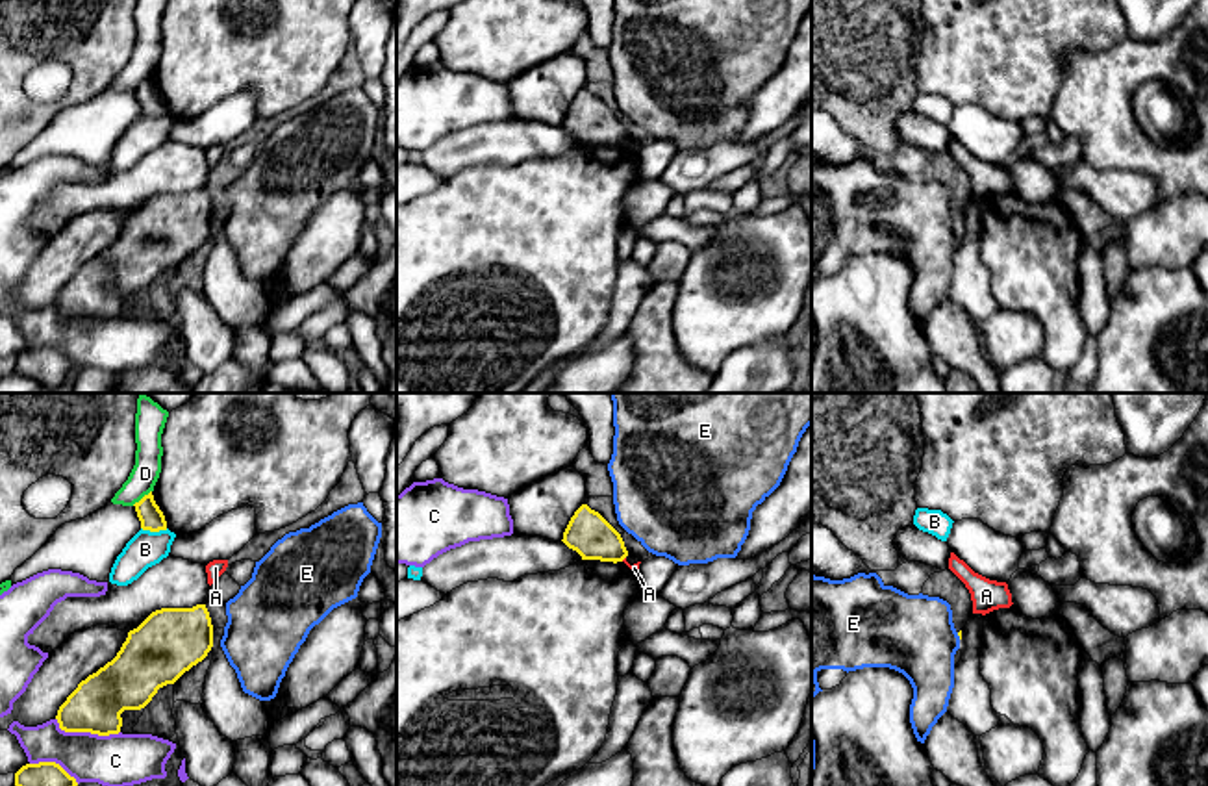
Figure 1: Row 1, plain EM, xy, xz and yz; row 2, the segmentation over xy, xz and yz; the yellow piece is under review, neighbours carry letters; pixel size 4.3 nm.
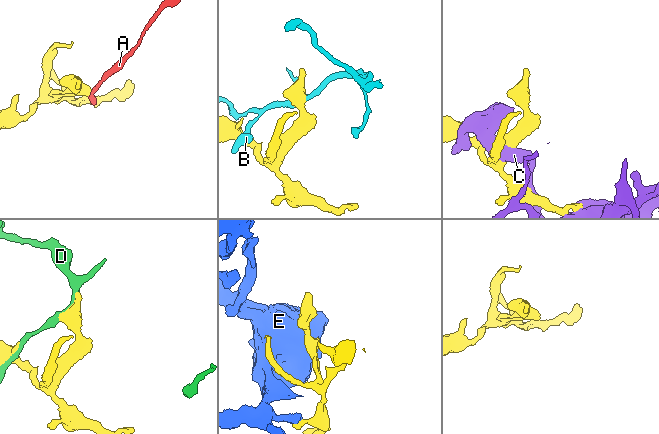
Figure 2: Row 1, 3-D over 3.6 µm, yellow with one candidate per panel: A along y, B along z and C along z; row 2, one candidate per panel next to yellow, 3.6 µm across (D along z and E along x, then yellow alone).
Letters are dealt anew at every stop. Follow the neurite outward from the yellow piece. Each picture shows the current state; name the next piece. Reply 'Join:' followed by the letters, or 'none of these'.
Join: none of these

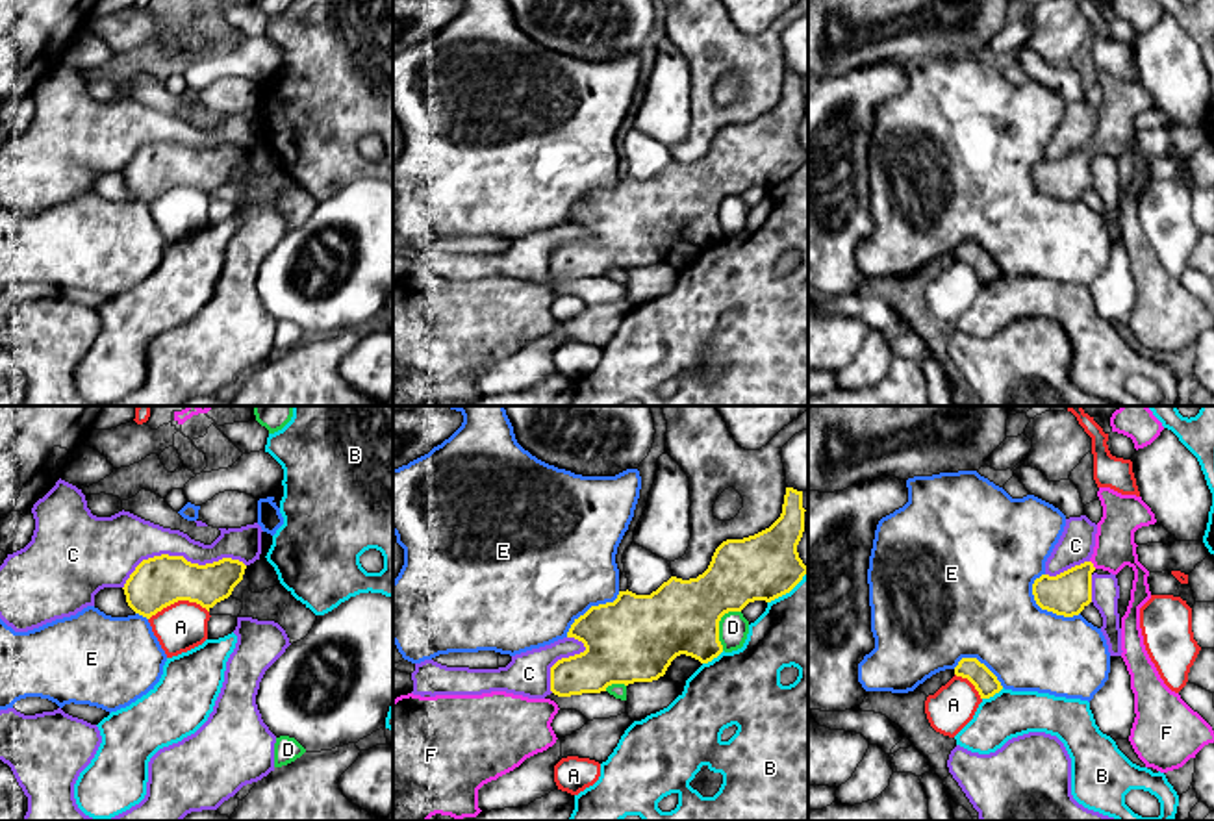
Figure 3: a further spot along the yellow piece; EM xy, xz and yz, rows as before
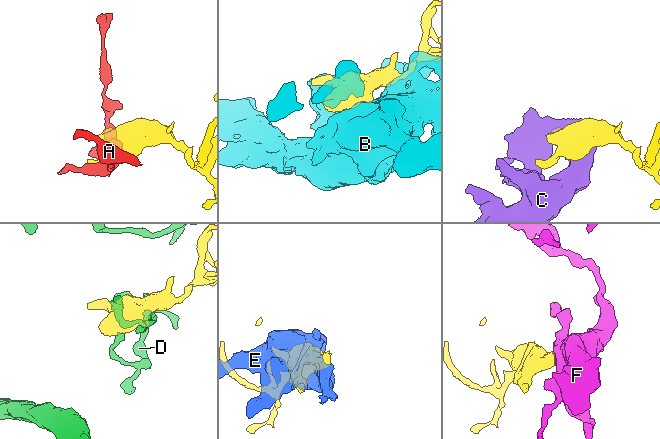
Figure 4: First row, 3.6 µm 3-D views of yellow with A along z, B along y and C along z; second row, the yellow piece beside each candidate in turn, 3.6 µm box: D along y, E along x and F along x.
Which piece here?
Join: F

